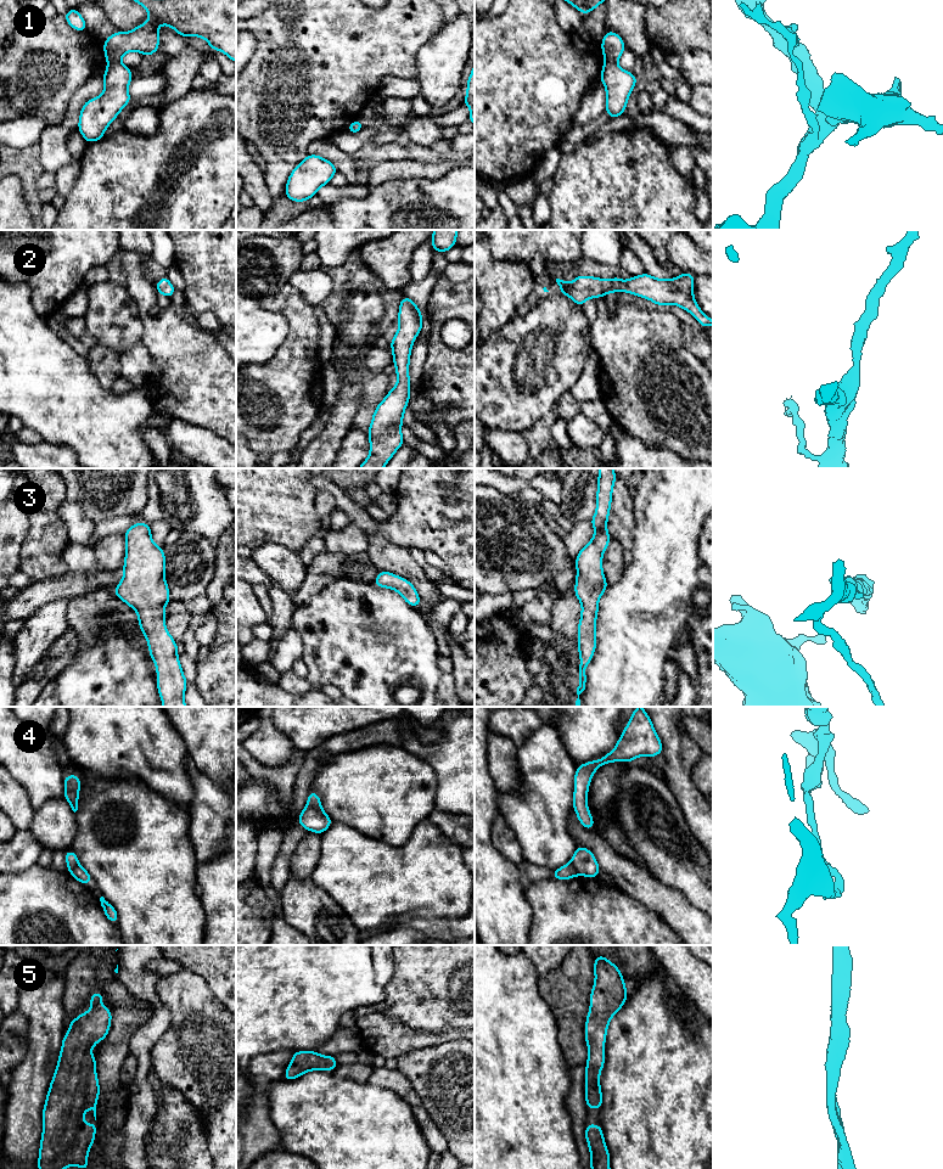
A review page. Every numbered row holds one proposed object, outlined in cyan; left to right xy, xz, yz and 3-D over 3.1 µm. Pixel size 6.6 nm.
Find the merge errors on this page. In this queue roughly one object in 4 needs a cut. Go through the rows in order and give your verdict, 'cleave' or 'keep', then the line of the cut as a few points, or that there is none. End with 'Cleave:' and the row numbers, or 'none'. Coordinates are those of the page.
1: cleave; cut in yz along (605, 60), (616, 62)
2: keep; no cut
3: keep; no cut
4: cleave; cut in xz along (307, 804), (324, 813)
5: keep; no cut
Cleave: 1, 4

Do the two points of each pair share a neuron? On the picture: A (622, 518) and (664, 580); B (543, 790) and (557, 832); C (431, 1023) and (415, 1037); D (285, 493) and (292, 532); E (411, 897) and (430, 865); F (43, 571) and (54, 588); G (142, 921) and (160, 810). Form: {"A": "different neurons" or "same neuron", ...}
{"A": "different neurons", "B": "same neuron", "C": "different neurons", "D": "same neuron", "E": "same neuron", "F": "different neurons", "G": "same neuron"}

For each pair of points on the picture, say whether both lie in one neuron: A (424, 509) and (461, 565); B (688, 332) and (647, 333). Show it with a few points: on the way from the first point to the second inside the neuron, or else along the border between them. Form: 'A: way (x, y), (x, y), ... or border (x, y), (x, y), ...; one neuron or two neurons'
A: way (438, 523), (452, 534), (452, 551); one neuron
B: border (682, 325), (684, 343), (697, 357); two neurons

